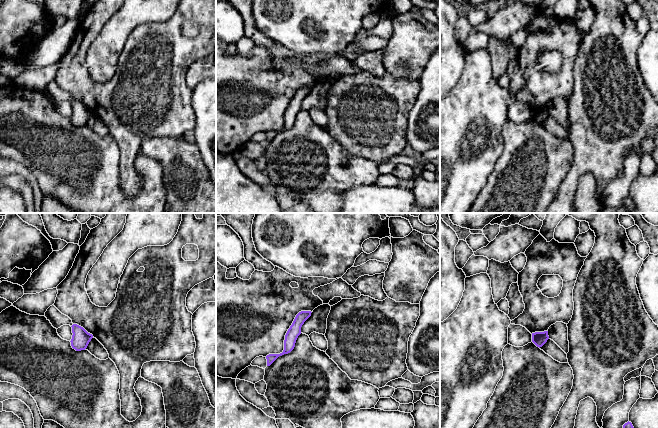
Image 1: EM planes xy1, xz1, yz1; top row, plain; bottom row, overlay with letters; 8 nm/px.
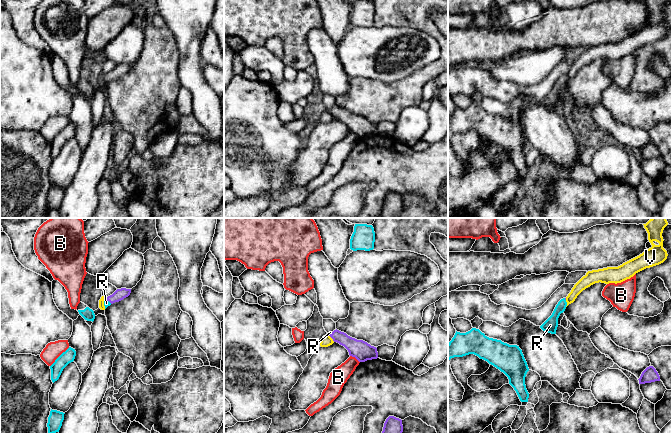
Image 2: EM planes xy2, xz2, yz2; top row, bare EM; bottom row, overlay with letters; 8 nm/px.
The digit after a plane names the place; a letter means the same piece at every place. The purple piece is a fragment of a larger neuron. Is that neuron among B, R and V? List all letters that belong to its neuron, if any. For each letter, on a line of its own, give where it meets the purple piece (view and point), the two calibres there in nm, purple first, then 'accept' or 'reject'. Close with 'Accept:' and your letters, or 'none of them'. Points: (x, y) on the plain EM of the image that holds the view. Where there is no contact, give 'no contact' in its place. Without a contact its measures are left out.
B: xz2 (355, 133) | 160/150 nm | reject
R: xy2 (108, 76) | 90/50 nm | accept
V: xz2 (331, 113) | 150/90 nm | reject
Accept: R

